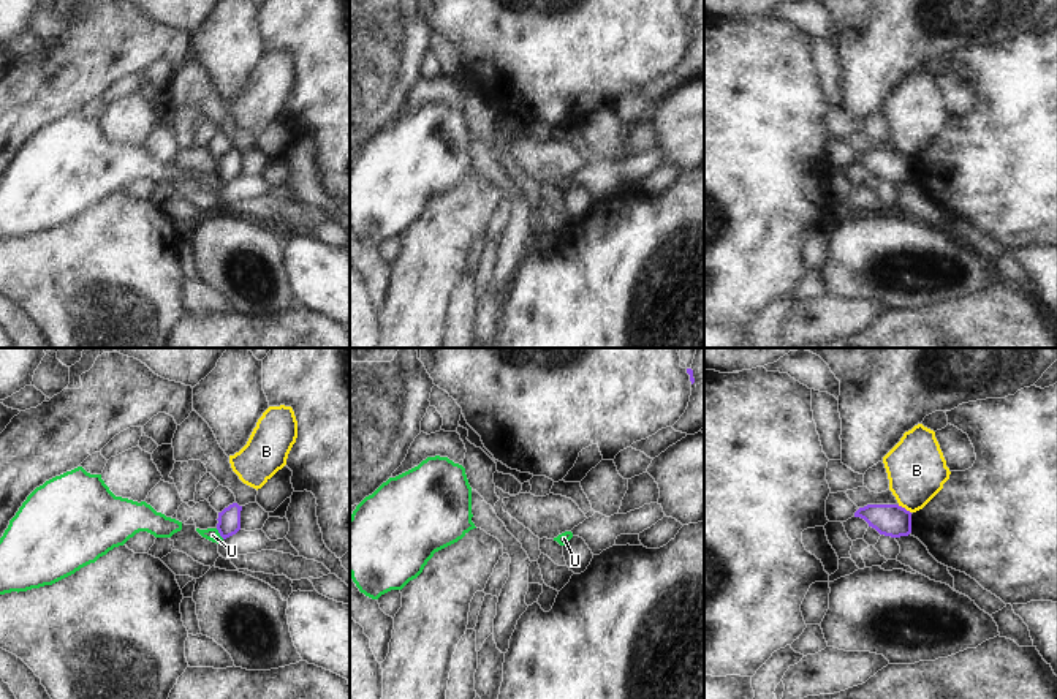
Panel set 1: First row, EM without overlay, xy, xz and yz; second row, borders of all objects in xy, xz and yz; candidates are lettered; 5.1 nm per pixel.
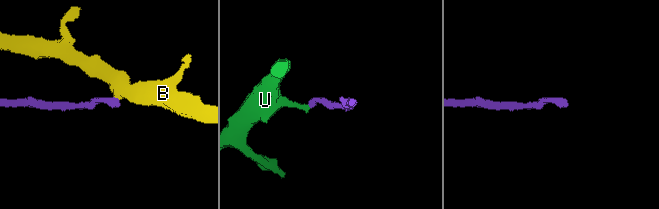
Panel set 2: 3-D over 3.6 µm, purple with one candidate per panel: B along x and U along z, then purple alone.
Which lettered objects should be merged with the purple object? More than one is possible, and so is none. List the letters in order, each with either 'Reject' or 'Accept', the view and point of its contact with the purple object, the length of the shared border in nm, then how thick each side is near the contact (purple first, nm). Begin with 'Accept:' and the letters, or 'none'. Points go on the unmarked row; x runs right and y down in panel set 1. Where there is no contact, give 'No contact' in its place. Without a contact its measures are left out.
Accept: none
B: Reject. Touches purple at yz (904, 154). Shared border 80 nm. Thickness 160 nm (purple) against 300 nm
U: Reject. Touches purple at xy (219, 177). Shared border 70 nm. Thickness 110 nm (purple) against 70 nm.

